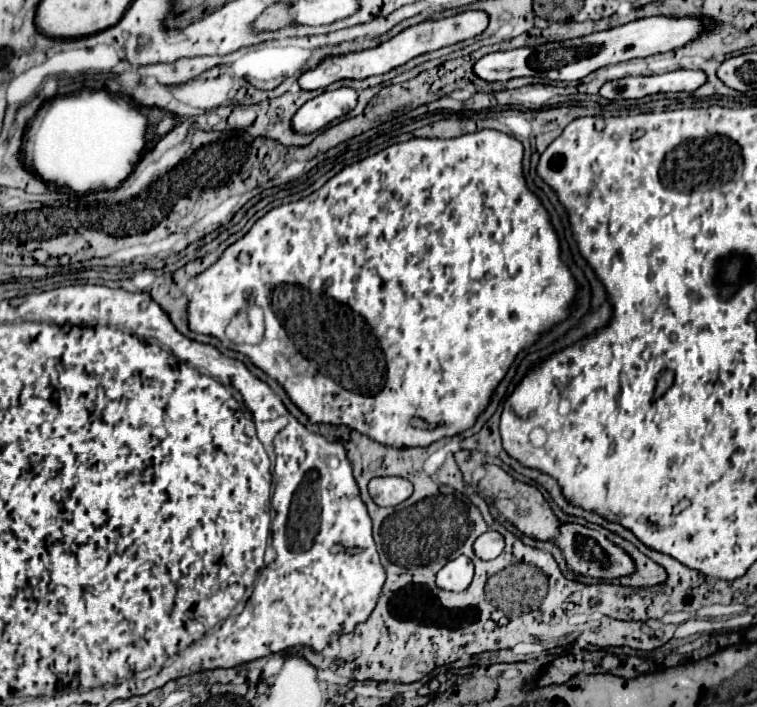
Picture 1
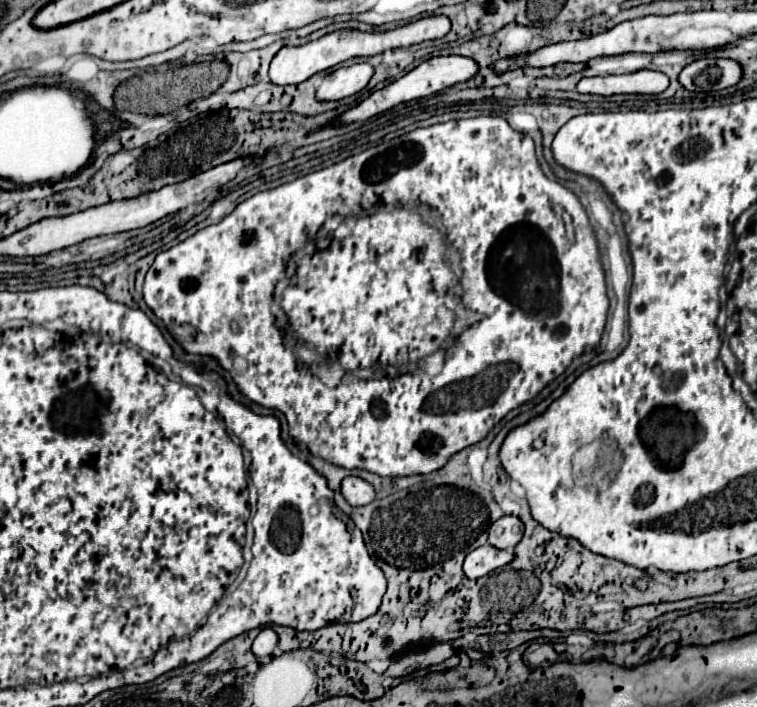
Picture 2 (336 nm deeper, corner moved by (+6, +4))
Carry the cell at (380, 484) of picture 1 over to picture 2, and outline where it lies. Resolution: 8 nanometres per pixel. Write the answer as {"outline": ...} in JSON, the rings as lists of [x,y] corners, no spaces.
{"outline":[[[348,476],[348,478],[344,478],[340,490],[342,490],[342,496],[346,498],[346,502],[348,502],[350,506],[370,504],[370,502],[374,500],[374,496],[376,496],[374,488],[372,488],[368,482],[364,482],[362,478],[358,478],[358,476]]]}

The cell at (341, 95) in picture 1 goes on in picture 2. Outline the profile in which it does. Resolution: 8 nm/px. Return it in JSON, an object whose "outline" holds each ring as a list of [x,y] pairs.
{"outline":[[[366,62],[354,64],[354,66],[342,66],[330,72],[322,80],[316,96],[318,100],[340,100],[340,98],[352,96],[360,92],[362,88],[366,88],[372,74],[374,74],[374,68]]]}

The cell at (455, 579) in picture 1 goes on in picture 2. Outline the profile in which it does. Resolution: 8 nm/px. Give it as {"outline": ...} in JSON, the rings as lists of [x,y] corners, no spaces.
{"outline":[[[484,544],[470,552],[464,560],[464,574],[468,578],[482,578],[514,560],[514,554],[508,550],[498,550],[492,544]]]}

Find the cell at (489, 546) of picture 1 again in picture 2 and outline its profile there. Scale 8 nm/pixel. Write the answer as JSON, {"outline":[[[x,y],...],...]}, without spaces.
{"outline":[[[502,516],[490,528],[488,542],[500,550],[514,548],[524,536],[524,524],[518,516]]]}

